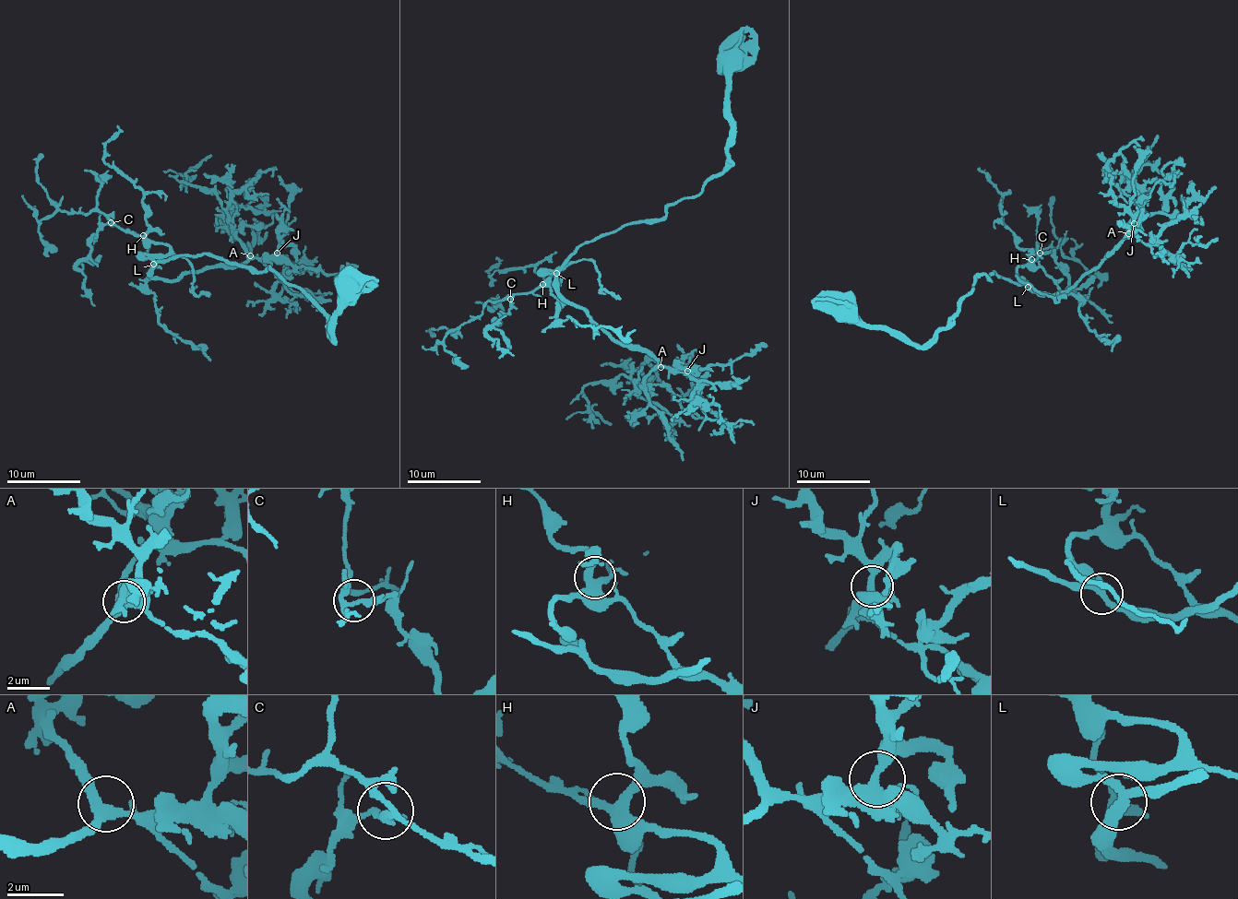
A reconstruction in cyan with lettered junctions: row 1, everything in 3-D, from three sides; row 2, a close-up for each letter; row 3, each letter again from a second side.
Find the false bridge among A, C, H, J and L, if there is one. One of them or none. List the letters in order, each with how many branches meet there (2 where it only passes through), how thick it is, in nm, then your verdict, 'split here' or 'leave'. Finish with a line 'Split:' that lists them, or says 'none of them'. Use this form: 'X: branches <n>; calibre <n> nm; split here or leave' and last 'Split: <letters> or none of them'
A: branches 3; calibre 280 nm; leave
C: branches 3; calibre 200 nm; leave
H: branches 3; calibre 360 nm; leave
J: branches 3; calibre 320 nm; leave
L: branches 3; calibre 280 nm; leave
Split: none of them

